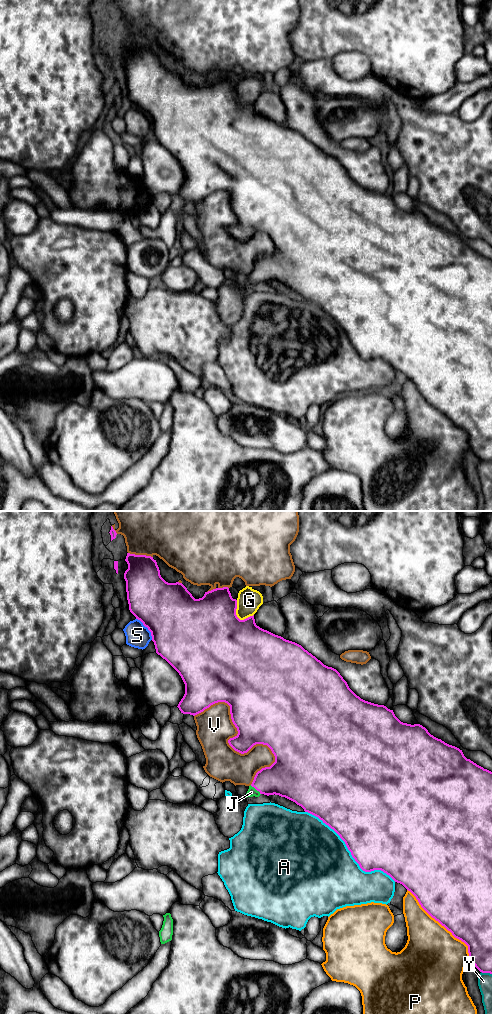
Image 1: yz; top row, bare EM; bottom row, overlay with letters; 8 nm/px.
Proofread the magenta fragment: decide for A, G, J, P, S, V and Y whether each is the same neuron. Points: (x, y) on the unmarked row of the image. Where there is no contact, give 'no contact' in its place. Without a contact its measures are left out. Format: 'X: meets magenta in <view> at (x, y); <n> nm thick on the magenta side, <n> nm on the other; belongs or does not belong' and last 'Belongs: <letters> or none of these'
A: meets magenta in yz at (350, 339); 500 nm thick on the magenta side, 480 nm on the other; does not belong
G: meets magenta in yz at (236, 104); 500 nm thick on the magenta side, 190 nm on the other; does not belong
J: meets magenta in yz at (256, 277); 300 nm thick on the magenta side, 70 nm on the other; belongs
P: meets magenta in yz at (443, 413); 500 nm thick on the magenta side, 460 nm on the other; does not belong
S: meets magenta in yz at (147, 115); 460 nm thick on the magenta side, 190 nm on the other; does not belong
V: meets magenta in yz at (235, 224); 420 nm thick on the magenta side, 280 nm on the other; does not belong
Y: meets magenta in yz at (486, 460); 200 nm thick on the magenta side, 110 nm on the other; does not belong
Belongs: J

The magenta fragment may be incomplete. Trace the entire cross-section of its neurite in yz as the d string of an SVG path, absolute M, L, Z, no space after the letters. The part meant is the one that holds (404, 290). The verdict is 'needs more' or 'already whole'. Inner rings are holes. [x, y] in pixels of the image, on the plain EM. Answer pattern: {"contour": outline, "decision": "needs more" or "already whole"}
{"contour": "M127 41L125 49L128 52L128 57L124 61L124 67L126 69L126 80L129 98L136 105L136 107L140 108L143 113L147 115L148 118L151 120L152 129L154 130L156 141L160 143L163 147L165 147L179 161L185 172L185 182L177 194L181 201L195 204L215 191L225 190L230 194L231 207L238 219L238 222L235 225L230 226L228 228L229 233L235 239L244 242L247 241L254 233L263 232L267 233L274 242L275 250L270 255L262 256L256 261L252 272L249 274L245 286L253 284L259 285L261 282L267 284L274 282L279 283L295 290L297 293L301 294L305 300L308 300L318 305L320 308L323 309L323 311L328 313L340 324L340 326L345 330L348 338L351 340L352 345L359 352L360 356L363 359L371 360L374 358L381 358L387 363L389 363L395 370L402 372L416 385L421 395L432 406L434 406L448 419L450 419L455 426L461 428L468 434L470 450L472 450L480 460L492 462L492 260L477 253L470 247L467 247L464 244L462 238L460 238L459 236L449 233L441 227L438 227L431 223L428 218L422 213L411 213L403 211L395 204L393 198L388 197L384 193L374 192L361 187L349 176L347 170L343 167L343 165L336 157L324 153L320 148L318 148L315 144L305 138L301 133L286 128L281 124L275 123L267 118L260 116L255 111L254 103L244 108L240 108L236 103L237 88L232 86L228 75L213 77L211 79L205 80L202 86L195 87L182 71L166 70L161 65L159 55L153 45Z", "decision": "needs more"}

